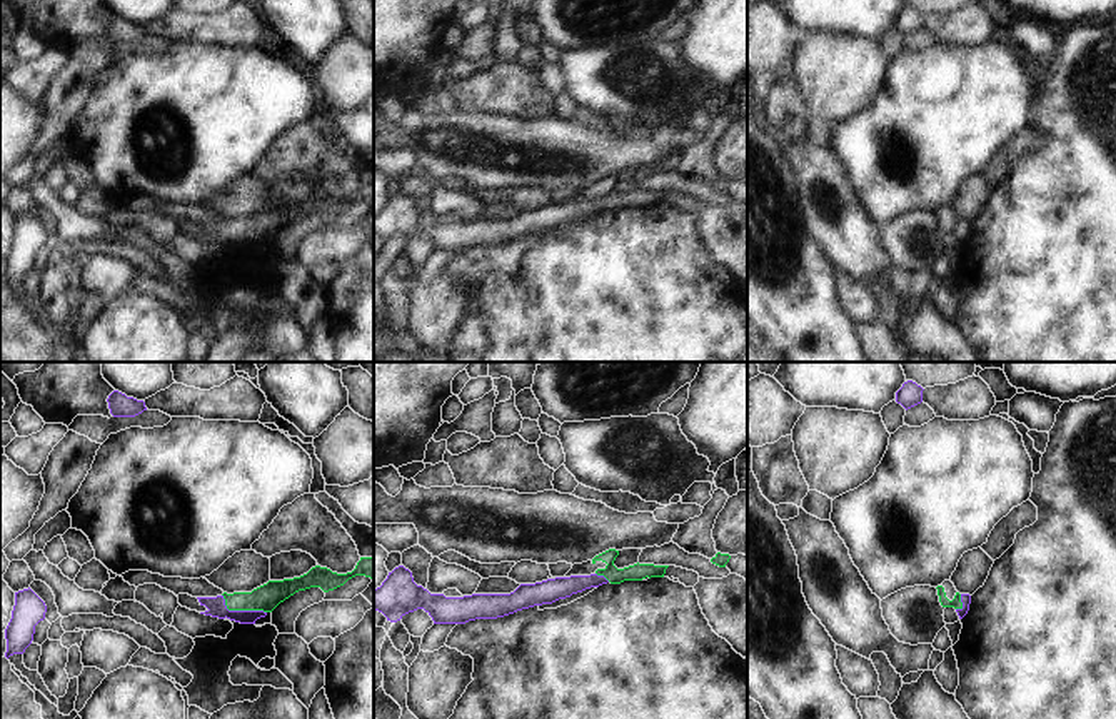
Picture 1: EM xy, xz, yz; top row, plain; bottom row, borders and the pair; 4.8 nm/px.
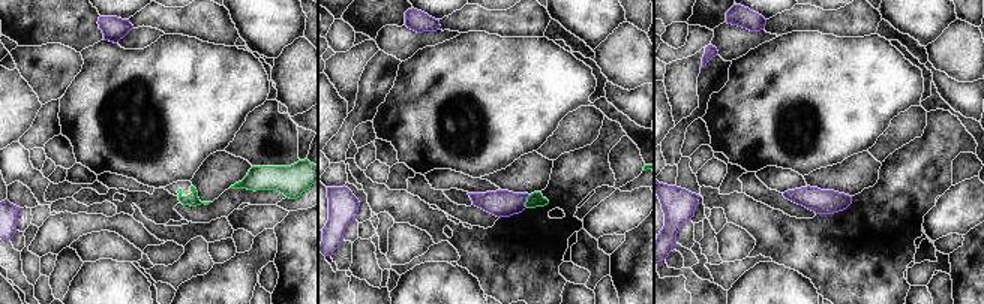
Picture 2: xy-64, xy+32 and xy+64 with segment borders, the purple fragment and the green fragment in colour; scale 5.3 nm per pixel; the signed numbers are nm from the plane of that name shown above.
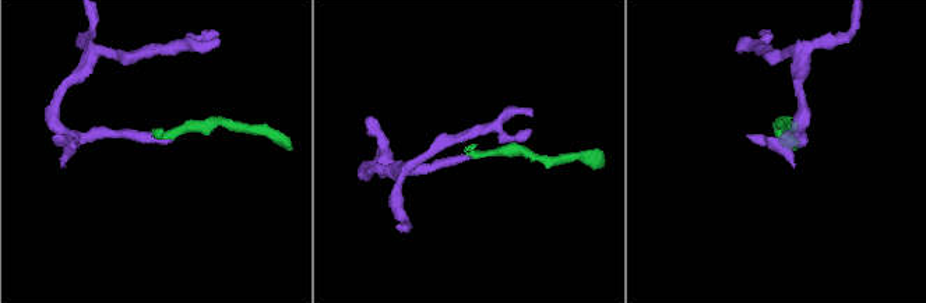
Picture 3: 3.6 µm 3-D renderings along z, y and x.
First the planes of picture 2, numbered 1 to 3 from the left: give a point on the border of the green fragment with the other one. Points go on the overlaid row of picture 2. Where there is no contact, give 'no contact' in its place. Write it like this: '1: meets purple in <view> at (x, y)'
1: no contact
2: meets purple in xy+32 at (525, 201)
3: no contact

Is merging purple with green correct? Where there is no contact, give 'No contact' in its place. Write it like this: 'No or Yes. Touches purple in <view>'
Yes. Touches purple in xy.

